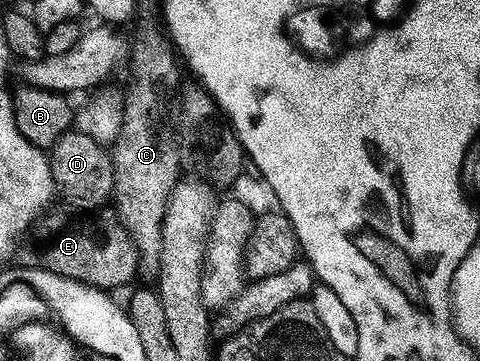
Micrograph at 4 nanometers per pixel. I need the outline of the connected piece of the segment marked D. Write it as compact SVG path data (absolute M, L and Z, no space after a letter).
M72 128L61 135L50 150L52 185L55 193L65 198L69 207L99 210L109 205L114 184L111 153L101 143Z

